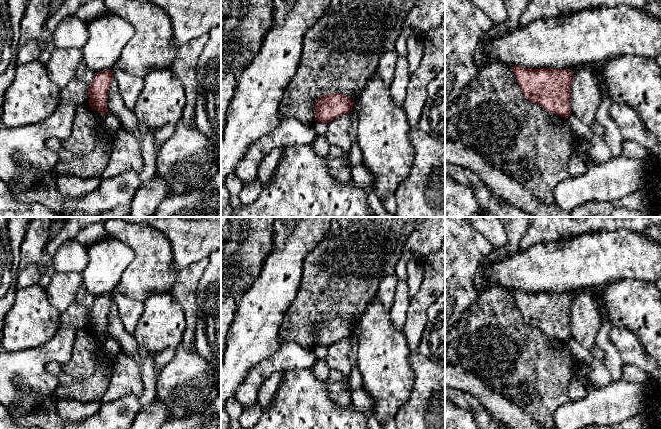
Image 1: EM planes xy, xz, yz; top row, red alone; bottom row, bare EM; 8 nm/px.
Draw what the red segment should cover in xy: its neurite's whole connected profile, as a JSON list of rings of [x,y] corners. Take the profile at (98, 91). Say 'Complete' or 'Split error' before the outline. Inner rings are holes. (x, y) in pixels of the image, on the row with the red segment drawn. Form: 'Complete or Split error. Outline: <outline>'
Complete. Outline: [[[105,70],[95,73],[92,84],[88,86],[89,106],[92,110],[100,111],[104,116],[109,114],[107,100],[112,80],[112,70]]]

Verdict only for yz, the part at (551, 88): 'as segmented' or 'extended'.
as segmented

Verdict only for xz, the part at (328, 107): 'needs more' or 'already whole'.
already whole

